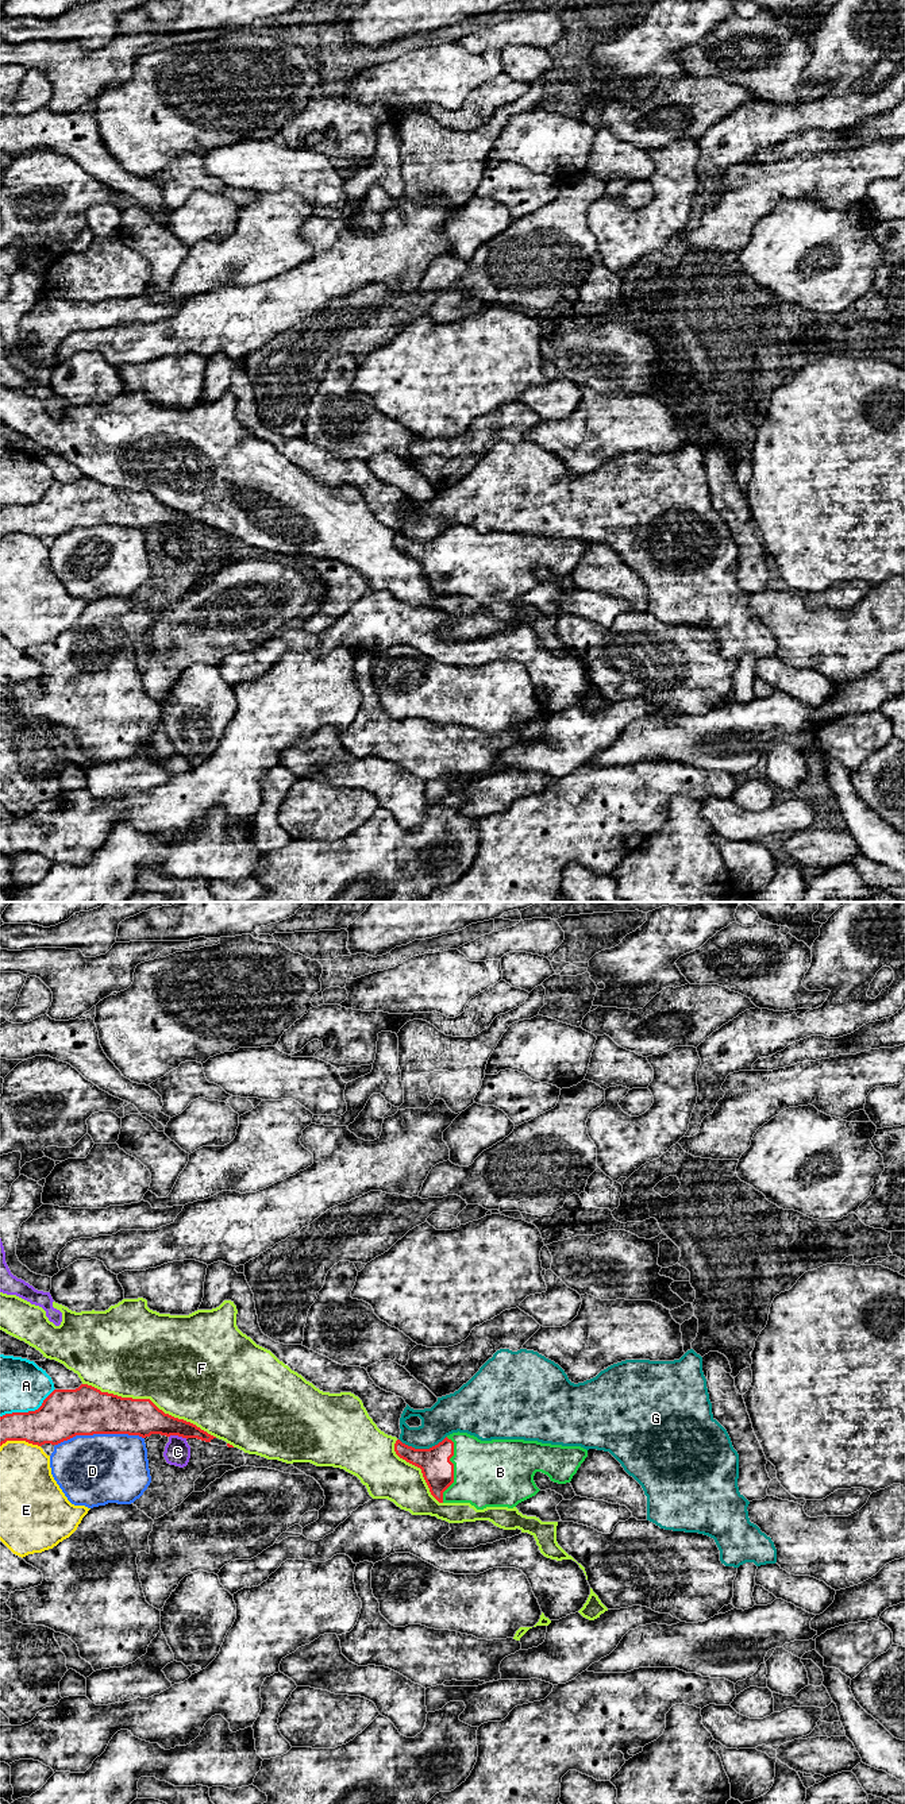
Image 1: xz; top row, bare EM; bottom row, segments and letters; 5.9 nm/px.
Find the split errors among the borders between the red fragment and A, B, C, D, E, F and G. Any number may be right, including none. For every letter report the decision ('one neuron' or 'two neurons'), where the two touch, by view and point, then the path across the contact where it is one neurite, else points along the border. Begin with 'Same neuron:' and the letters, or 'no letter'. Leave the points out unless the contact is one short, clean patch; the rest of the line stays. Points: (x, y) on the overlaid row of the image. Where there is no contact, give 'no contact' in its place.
Same neuron: B
A: two neurons; meets red in xz at (29, 1411)
B: one neuron; meets red in xz at (453, 1469)
C: two neurons; meets red in xz at (178, 1436)
D: two neurons; meets red in xz at (99, 1433)
E: two neurons; meets red in xz at (19, 1440)
F: two neurons; meets red in xz at (149, 1399)
G: two neurons; meets red in xz at (422, 1449)

